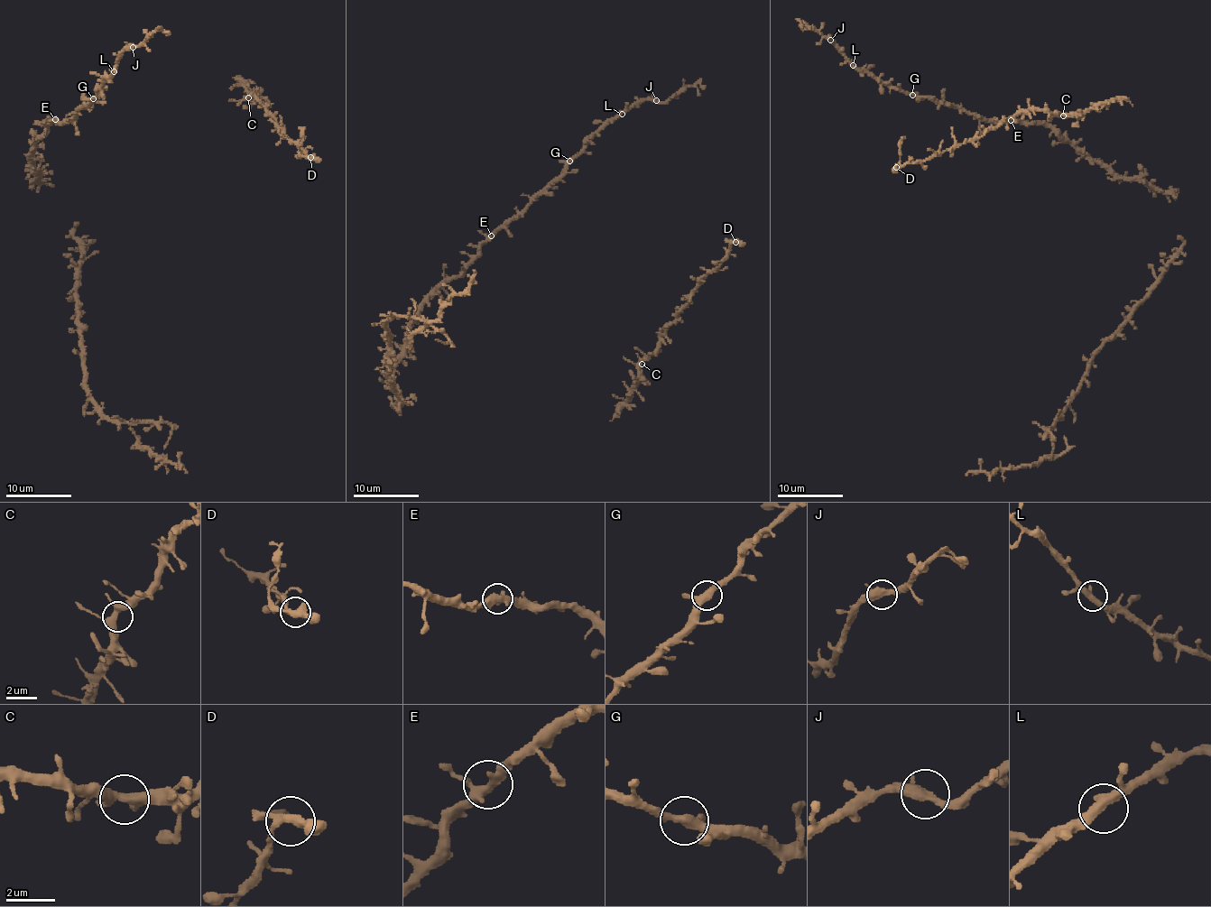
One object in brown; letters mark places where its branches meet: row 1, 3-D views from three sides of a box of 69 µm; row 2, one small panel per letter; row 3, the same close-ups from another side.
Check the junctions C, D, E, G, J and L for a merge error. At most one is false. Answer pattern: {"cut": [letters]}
{"cut": ["D"]}

